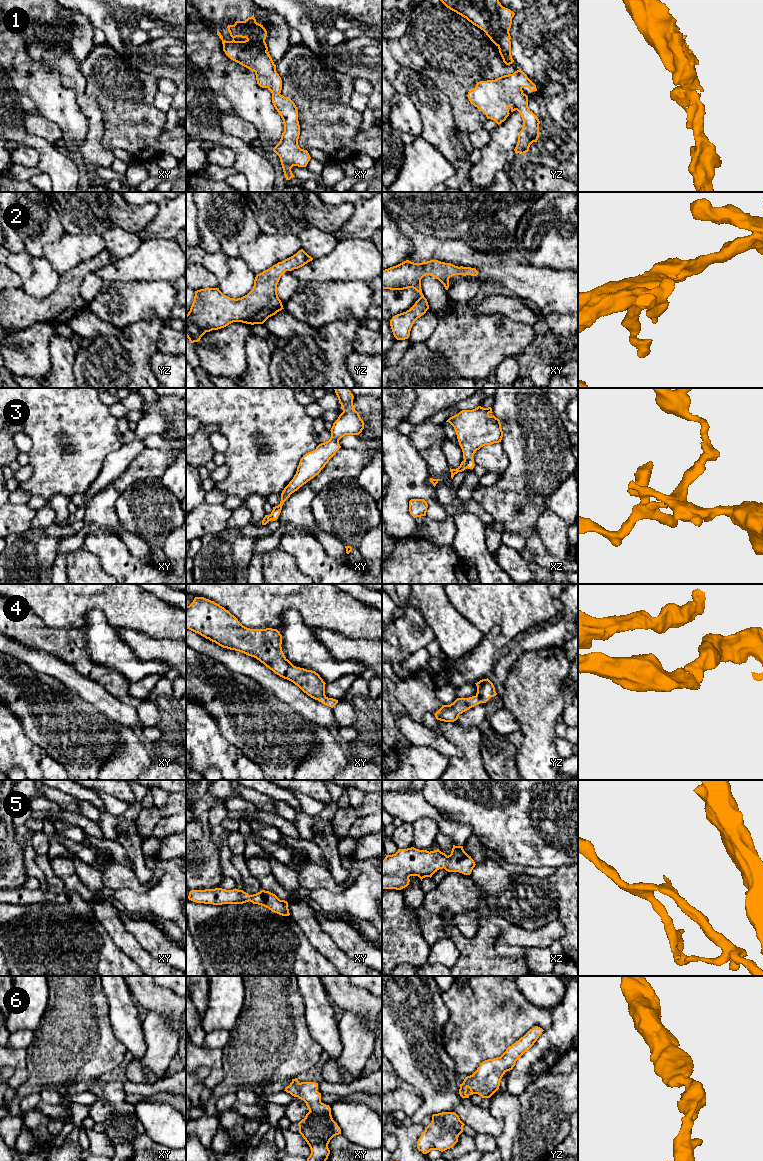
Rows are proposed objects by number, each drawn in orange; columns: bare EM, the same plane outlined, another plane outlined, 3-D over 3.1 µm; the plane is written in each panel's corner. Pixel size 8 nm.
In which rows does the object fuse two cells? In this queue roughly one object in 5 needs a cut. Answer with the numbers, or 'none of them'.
none of them

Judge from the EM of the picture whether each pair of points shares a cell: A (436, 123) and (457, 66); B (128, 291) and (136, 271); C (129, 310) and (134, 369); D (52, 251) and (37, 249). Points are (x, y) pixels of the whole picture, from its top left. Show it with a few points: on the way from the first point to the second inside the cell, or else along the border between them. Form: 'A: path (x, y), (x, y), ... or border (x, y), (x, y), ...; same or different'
A: border (429, 78), (447, 96), (453, 116); different
B: border (109, 280), (124, 282), (155, 281); different
C: border (153, 318), (133, 322), (121, 329); different
D: border (62, 235), (44, 247), (43, 256); different

